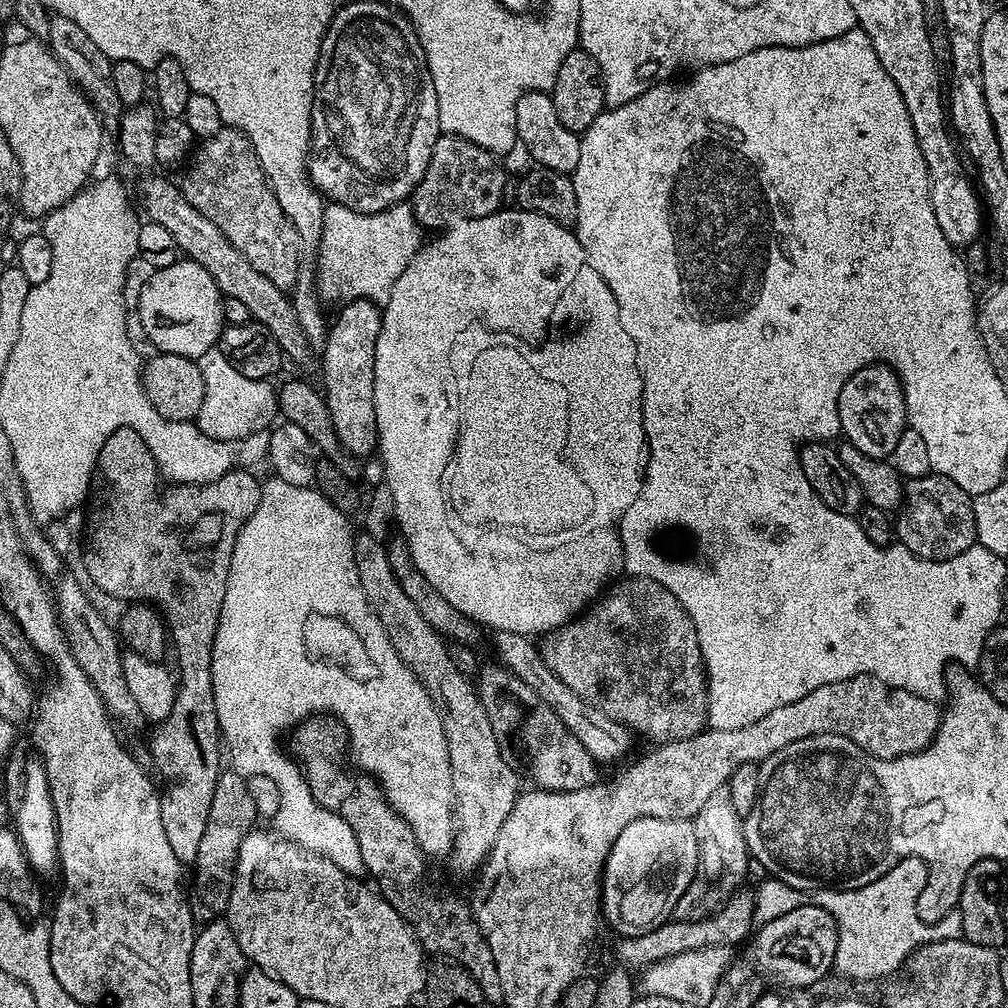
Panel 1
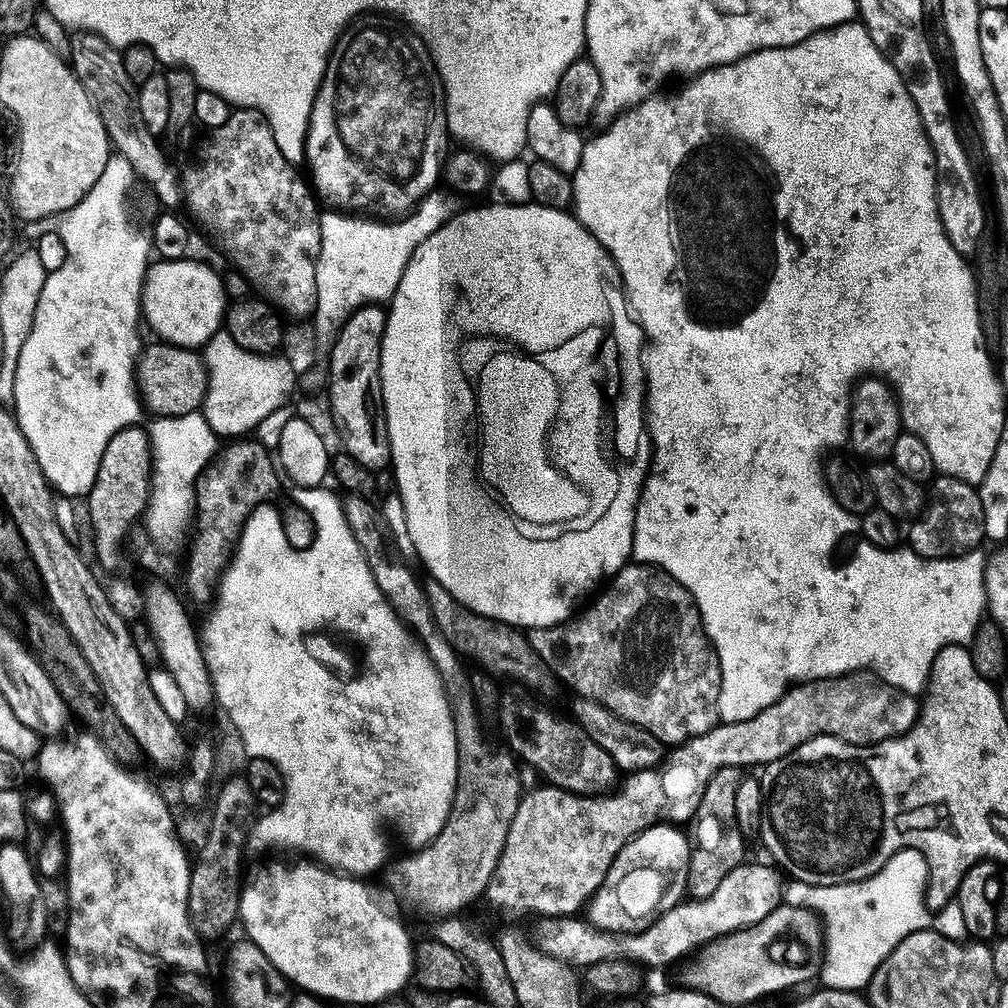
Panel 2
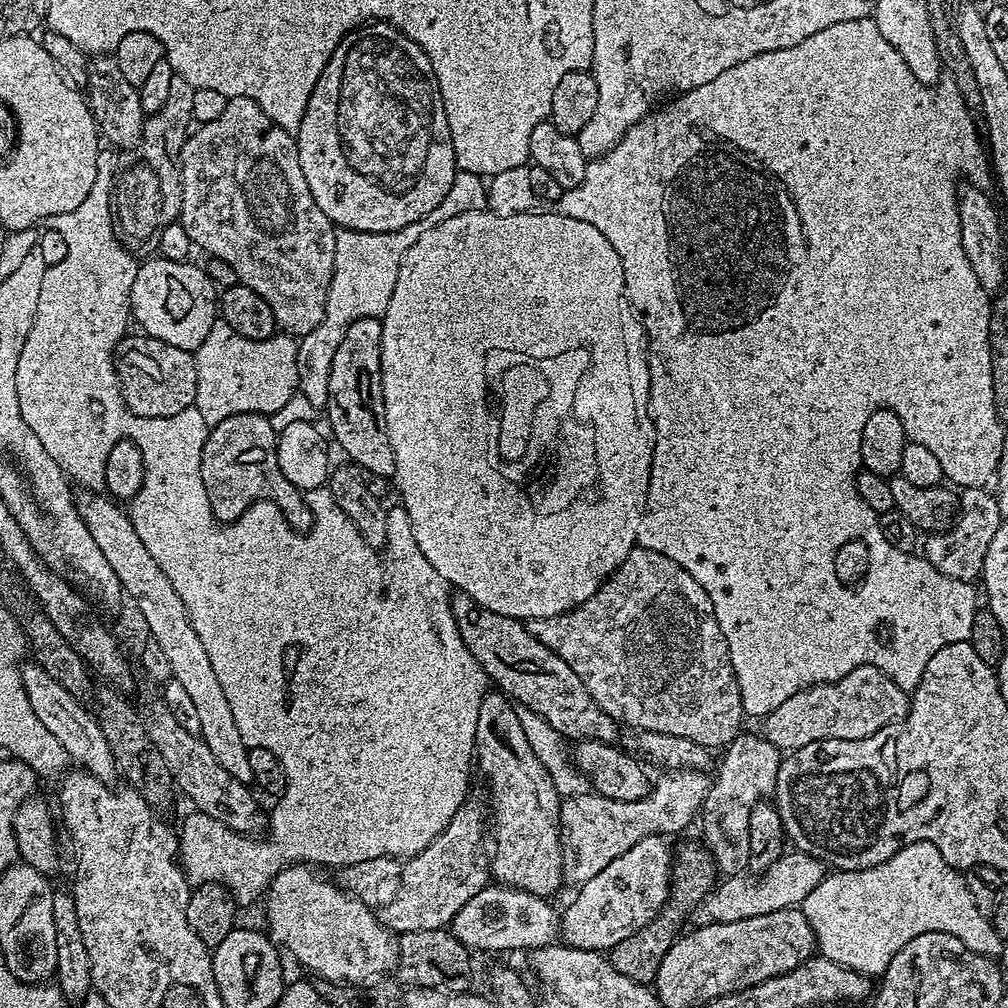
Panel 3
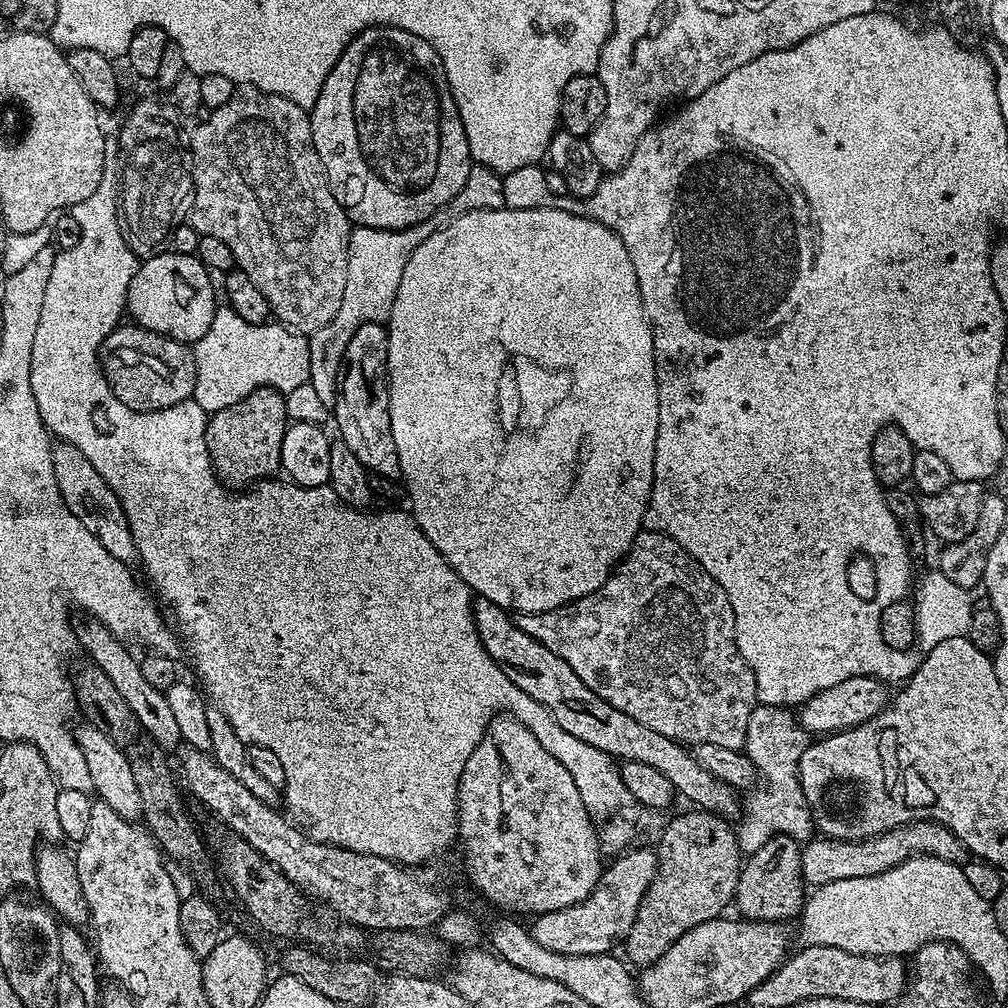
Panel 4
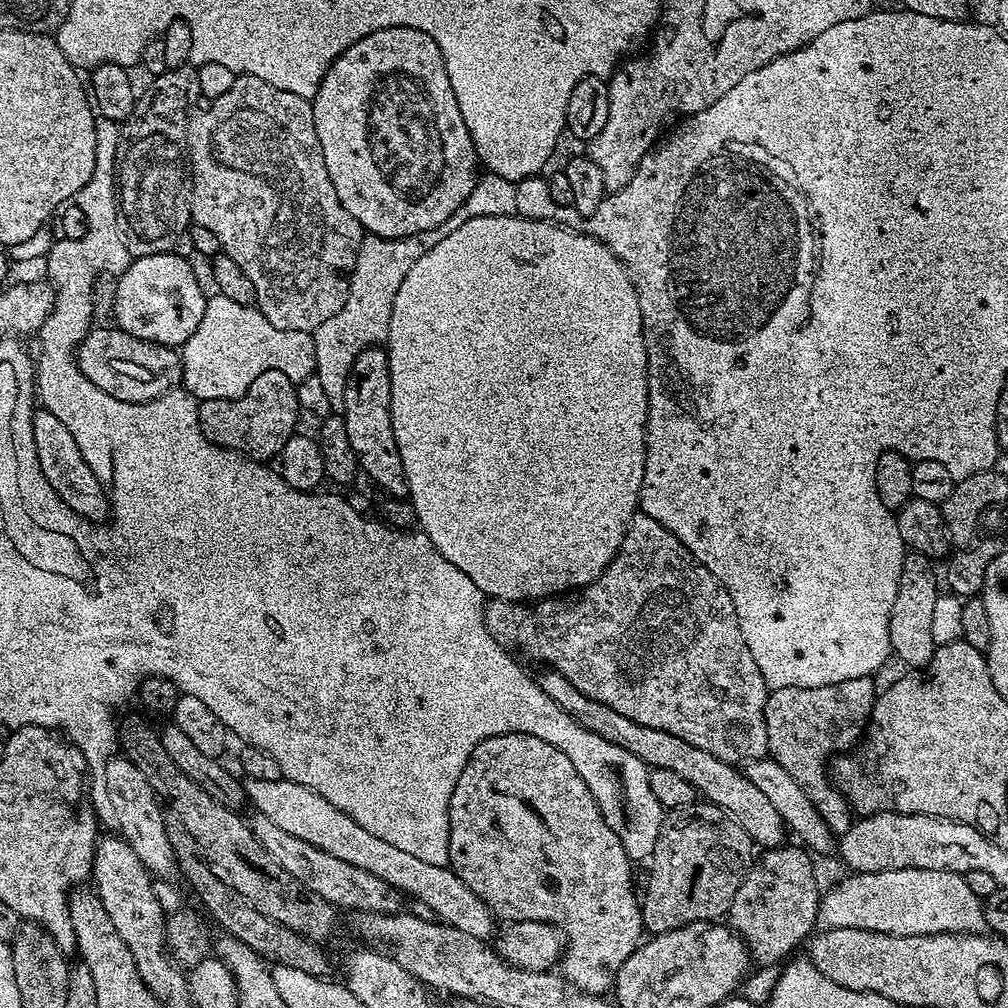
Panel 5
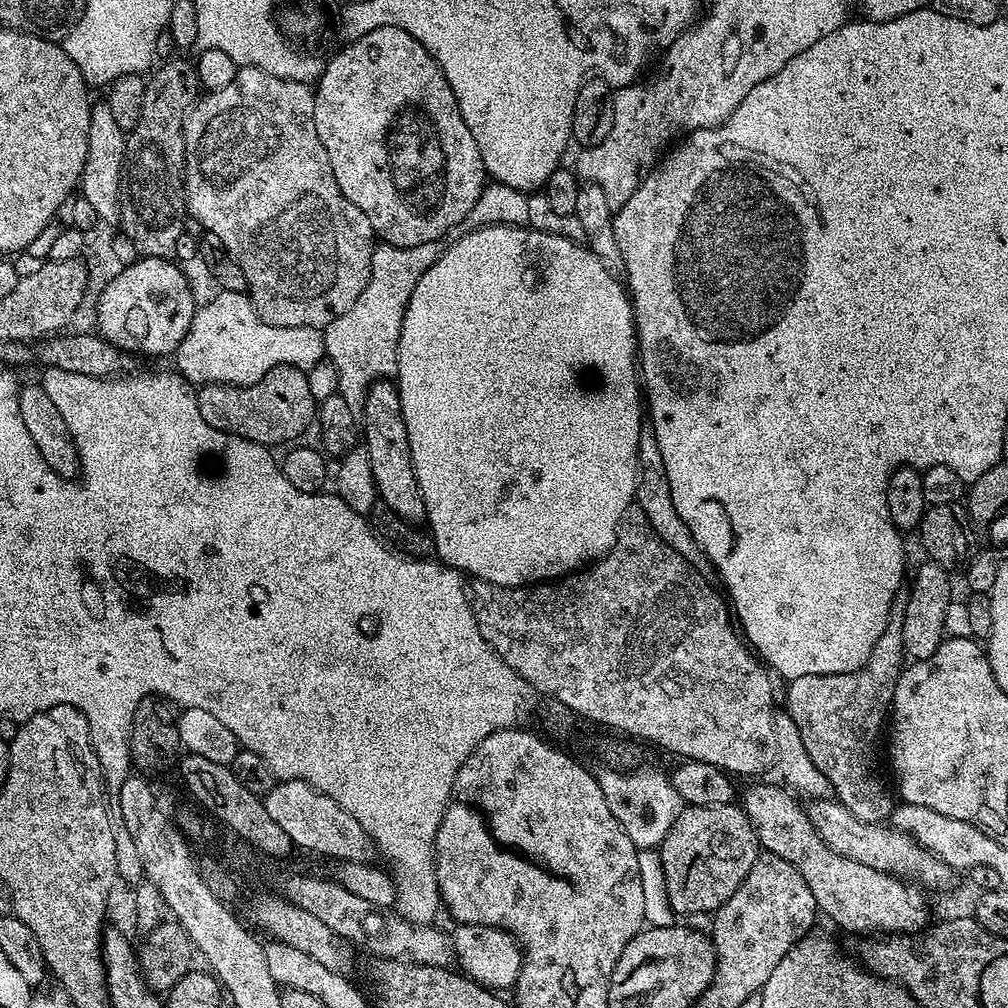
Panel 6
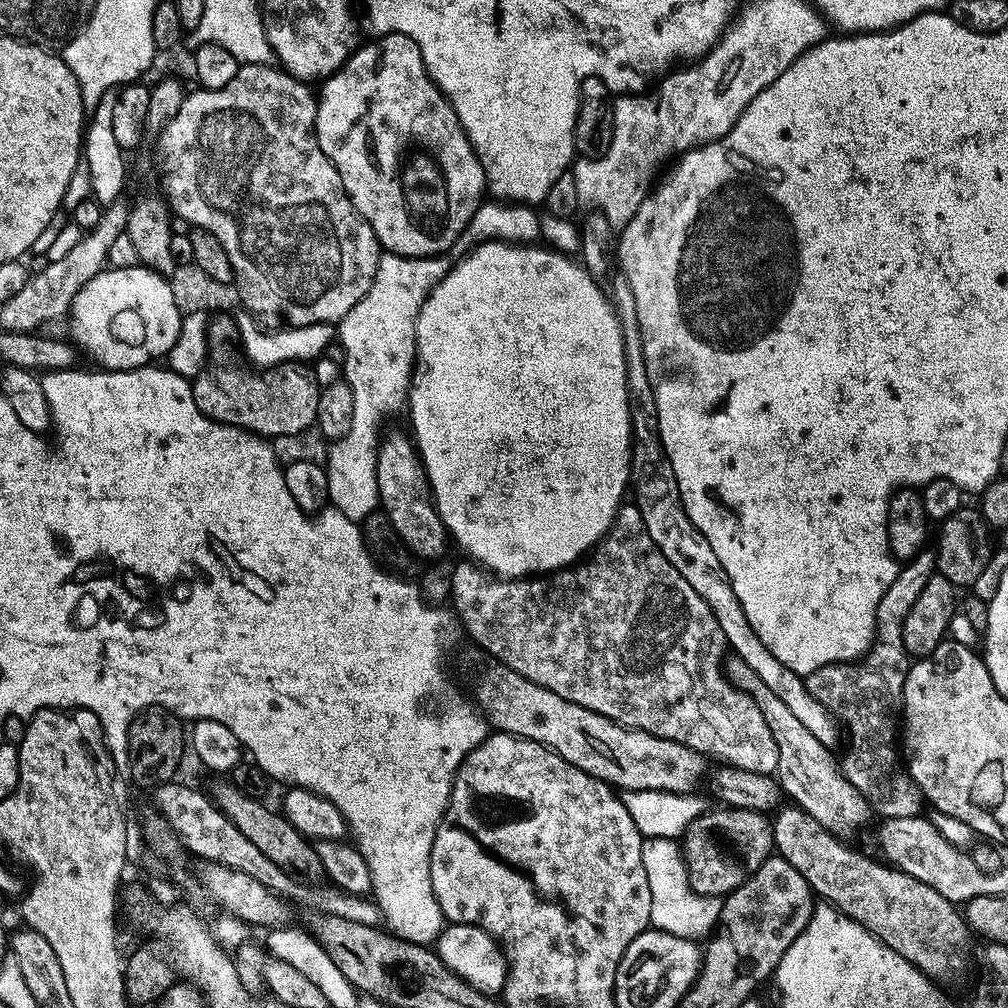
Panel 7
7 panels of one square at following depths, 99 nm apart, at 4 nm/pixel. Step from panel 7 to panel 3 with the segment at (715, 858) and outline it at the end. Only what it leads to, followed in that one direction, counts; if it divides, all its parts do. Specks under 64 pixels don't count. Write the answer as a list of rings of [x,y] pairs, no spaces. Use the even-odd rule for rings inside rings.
[[[692,842],[680,850],[677,849],[672,867],[672,883],[669,885],[669,894],[663,909],[650,923],[624,938],[609,951],[608,957],[613,966],[632,981],[638,981],[645,986],[655,981],[658,967],[666,956],[666,950],[679,933],[678,926],[687,915],[689,917],[695,911],[697,905],[712,892],[717,883],[718,870],[714,859],[701,843],[698,844]]]

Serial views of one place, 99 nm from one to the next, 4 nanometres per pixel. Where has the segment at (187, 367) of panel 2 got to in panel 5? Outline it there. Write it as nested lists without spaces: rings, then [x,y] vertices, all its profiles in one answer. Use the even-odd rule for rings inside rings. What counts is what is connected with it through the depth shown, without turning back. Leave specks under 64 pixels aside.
[[[92,326],[76,348],[76,364],[98,390],[131,404],[156,400],[173,391],[184,379],[184,364],[175,347],[134,338],[134,334],[126,334],[115,326]]]

